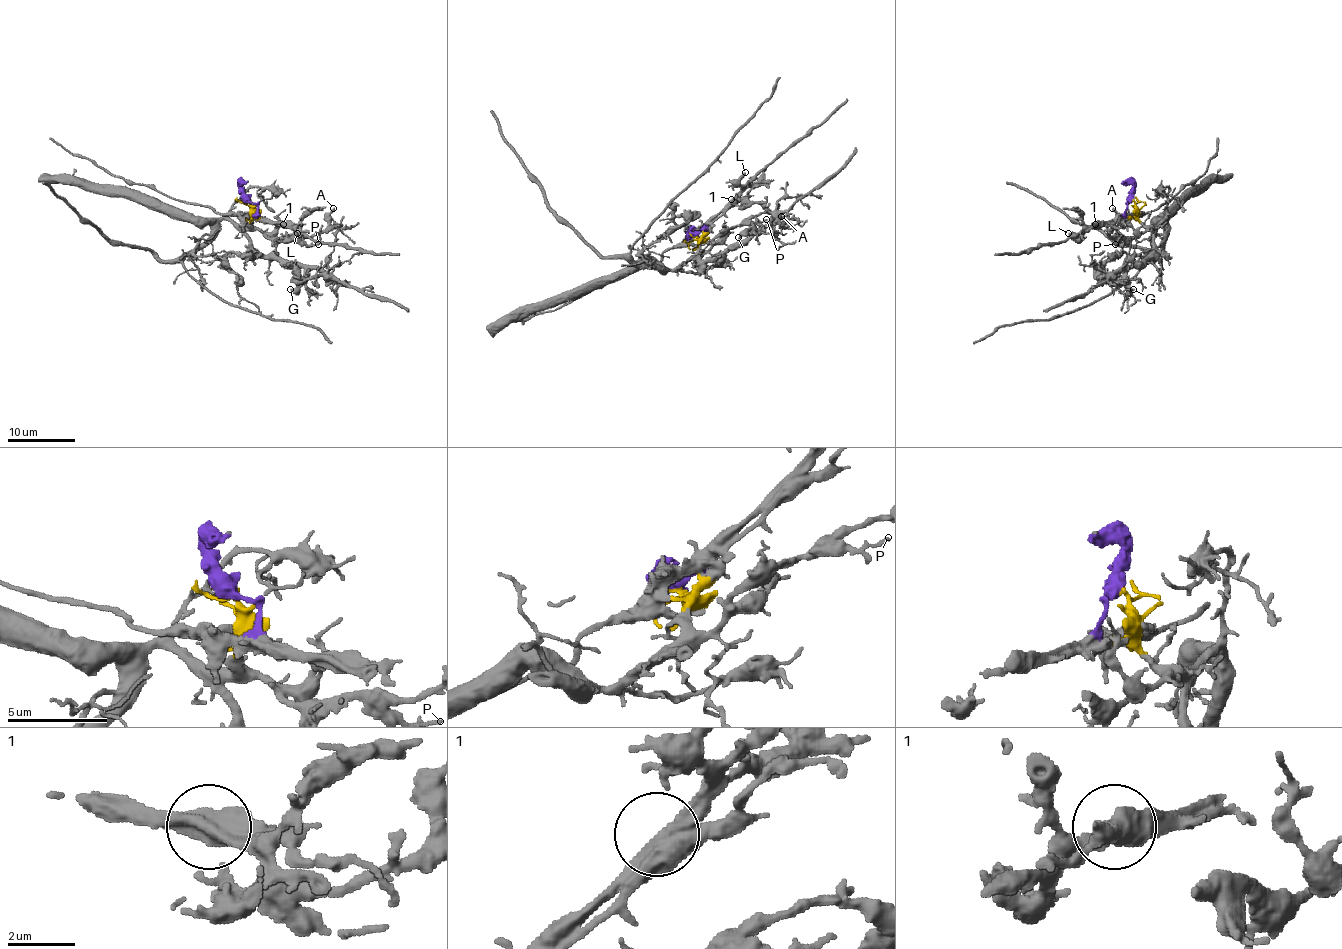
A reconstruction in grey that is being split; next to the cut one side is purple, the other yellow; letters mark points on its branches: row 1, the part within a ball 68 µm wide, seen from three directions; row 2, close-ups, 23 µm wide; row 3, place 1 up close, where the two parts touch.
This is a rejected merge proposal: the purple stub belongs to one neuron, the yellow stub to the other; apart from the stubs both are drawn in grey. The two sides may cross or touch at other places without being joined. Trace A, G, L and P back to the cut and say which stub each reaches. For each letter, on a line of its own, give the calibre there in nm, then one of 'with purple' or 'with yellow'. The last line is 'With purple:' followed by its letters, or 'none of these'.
A: 280 nm | with yellow
G: 440 nm | with yellow
L: 320 nm | with purple
P: 170 nm | with yellow
With purple: L

